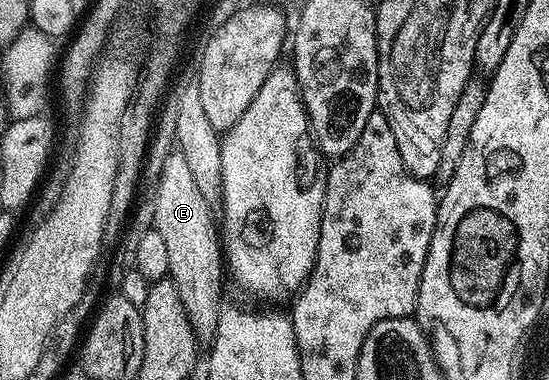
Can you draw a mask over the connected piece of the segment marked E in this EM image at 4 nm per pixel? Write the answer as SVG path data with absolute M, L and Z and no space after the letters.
M176 149L172 155L164 159L160 167L160 176L156 179L156 196L152 199L152 223L151 226L162 233L166 250L170 257L170 269L167 278L174 281L178 289L178 297L182 297L182 305L186 309L186 315L192 328L195 329L197 338L202 341L210 341L216 335L218 325L218 313L222 306L220 298L224 295L224 275L226 279L226 263L222 258L222 239L218 234L218 227L212 224L214 208L202 197L202 192L196 186L194 177L186 165L186 157Z

